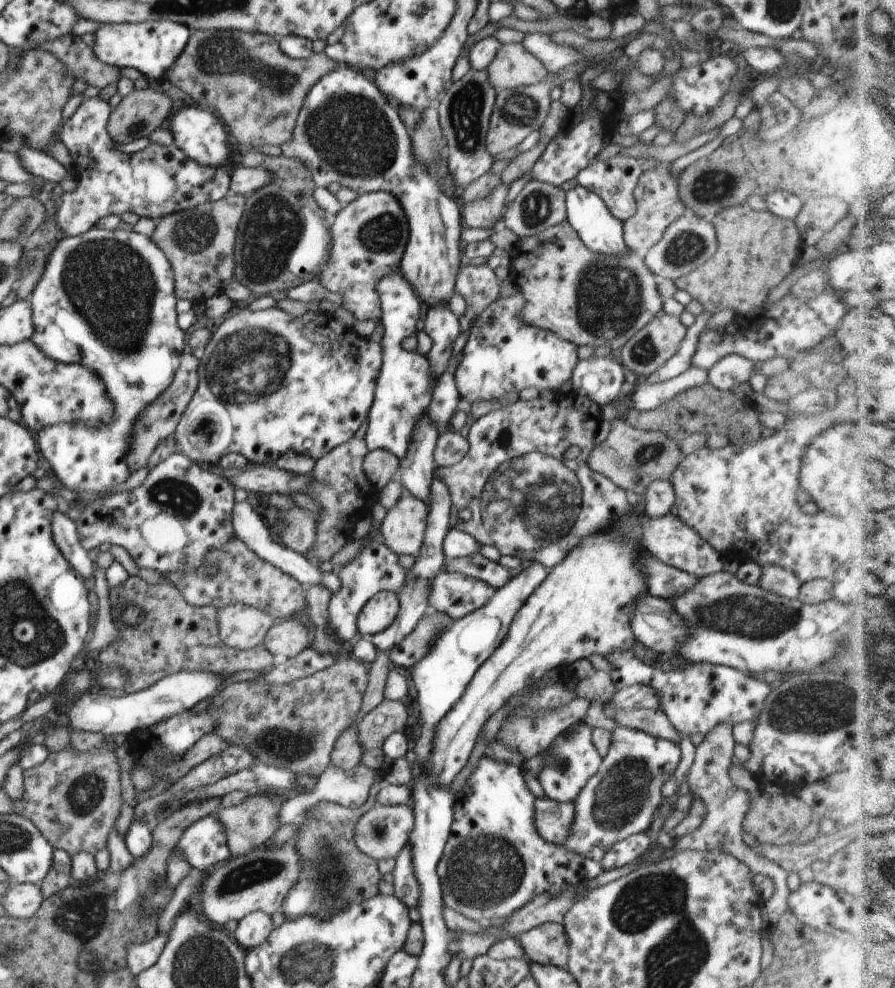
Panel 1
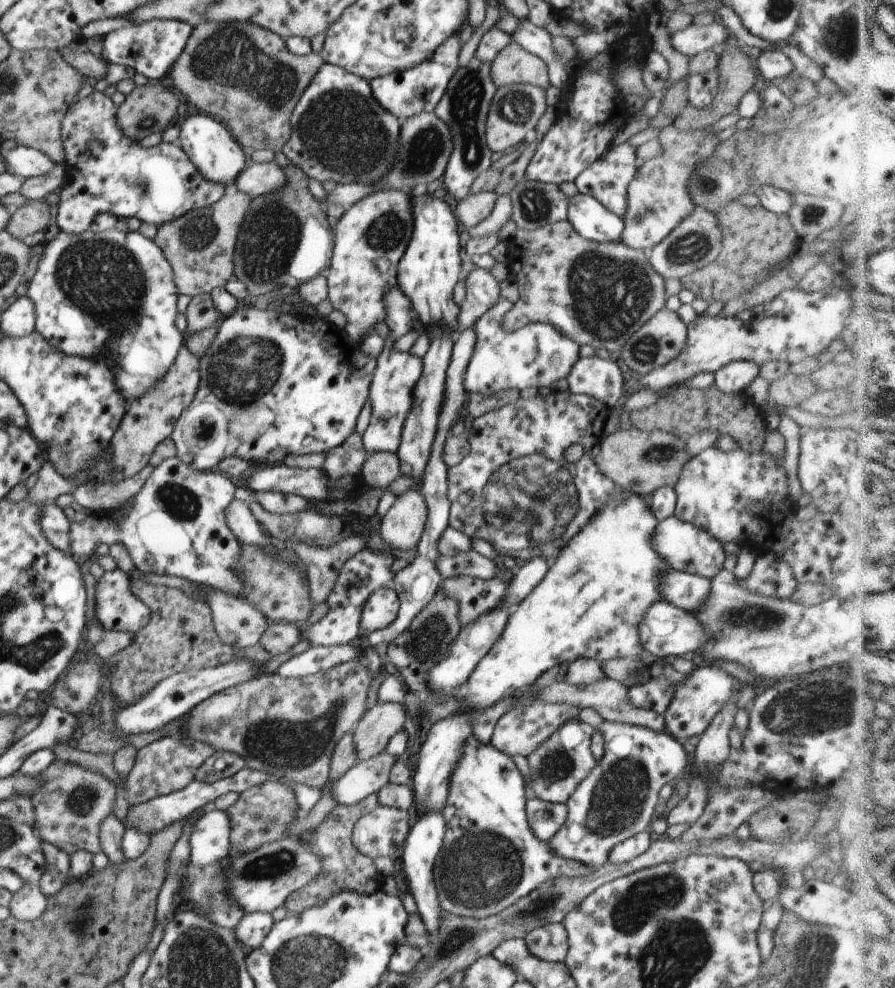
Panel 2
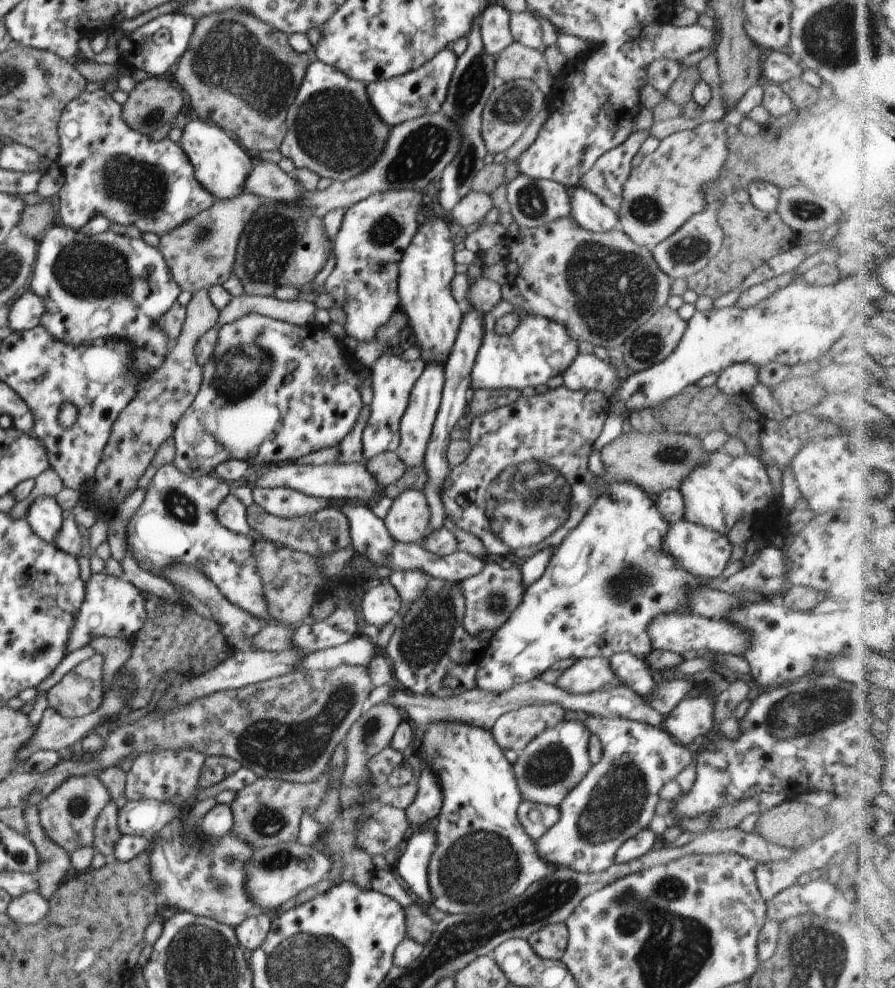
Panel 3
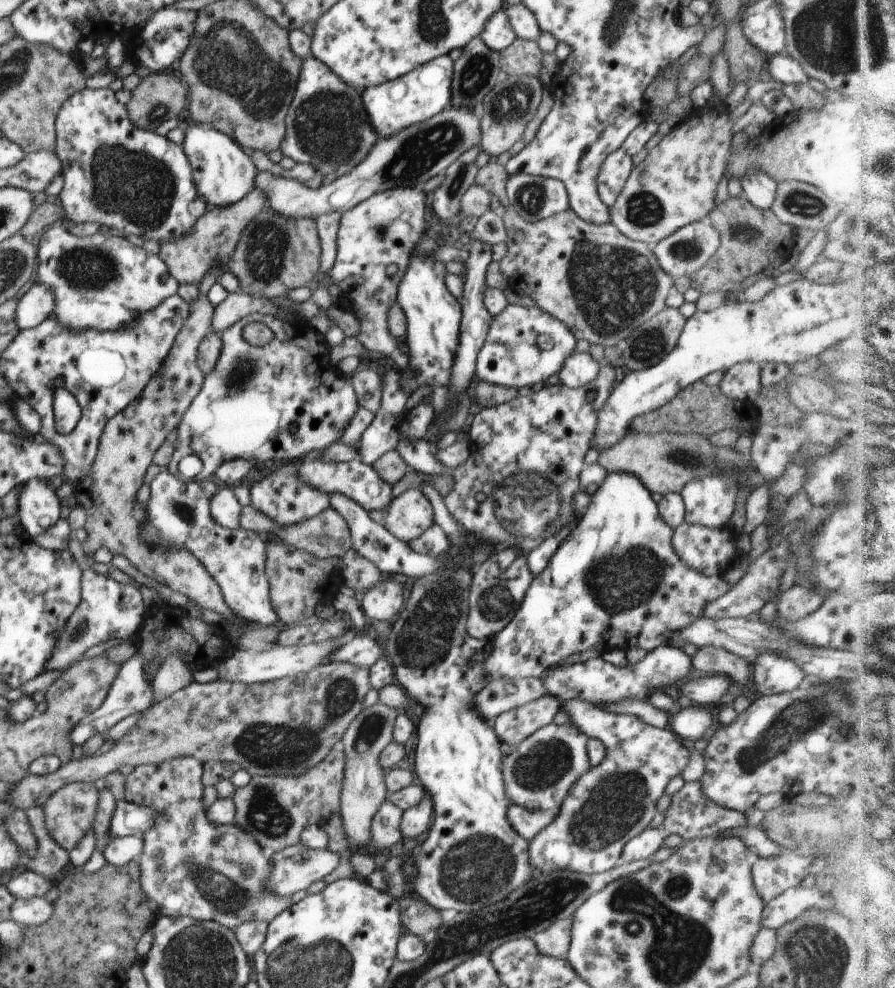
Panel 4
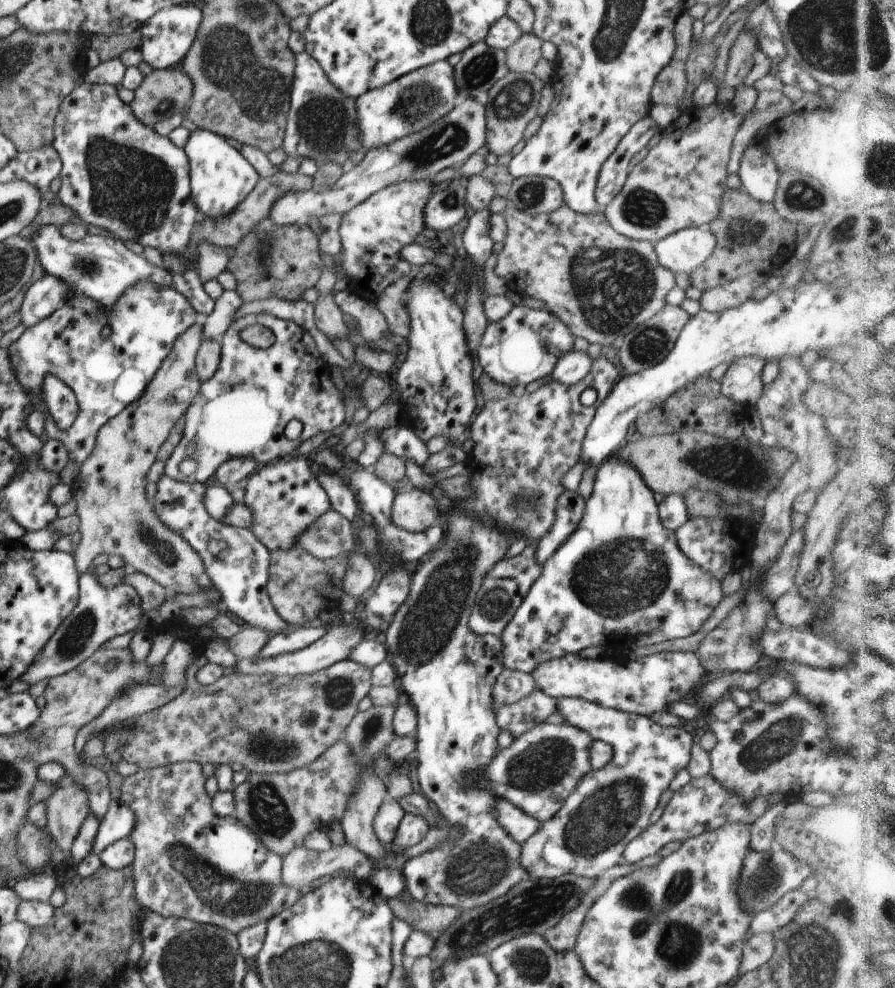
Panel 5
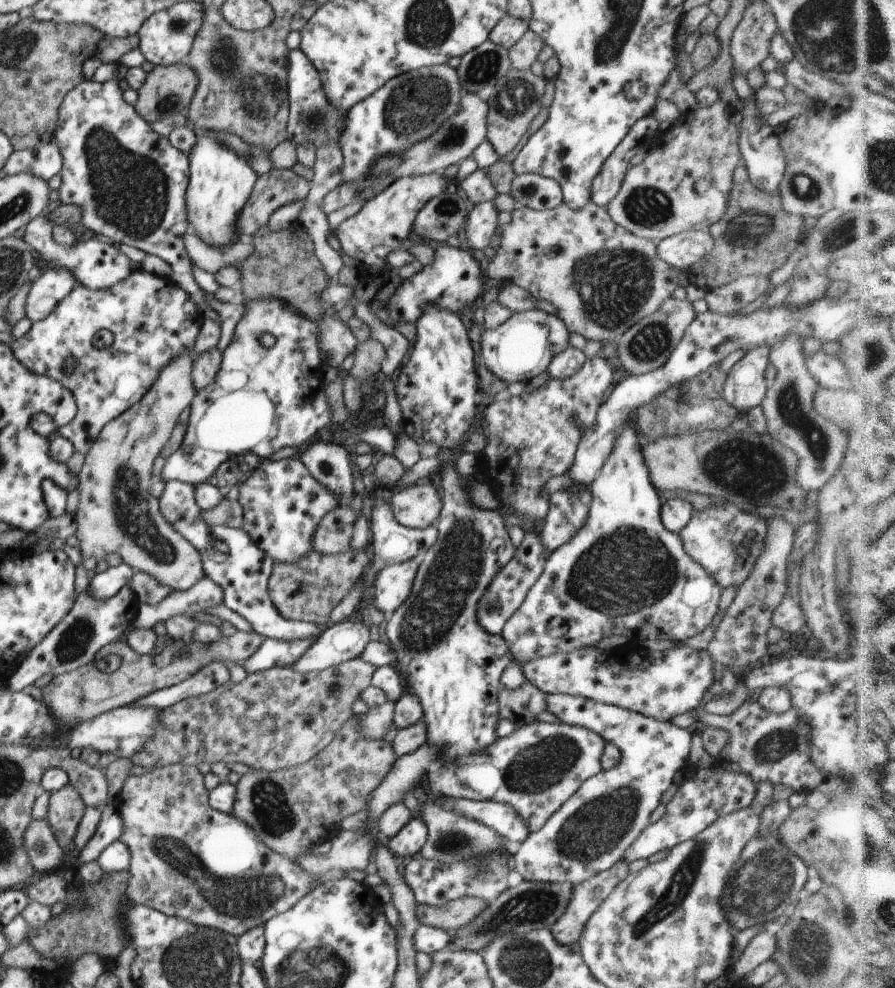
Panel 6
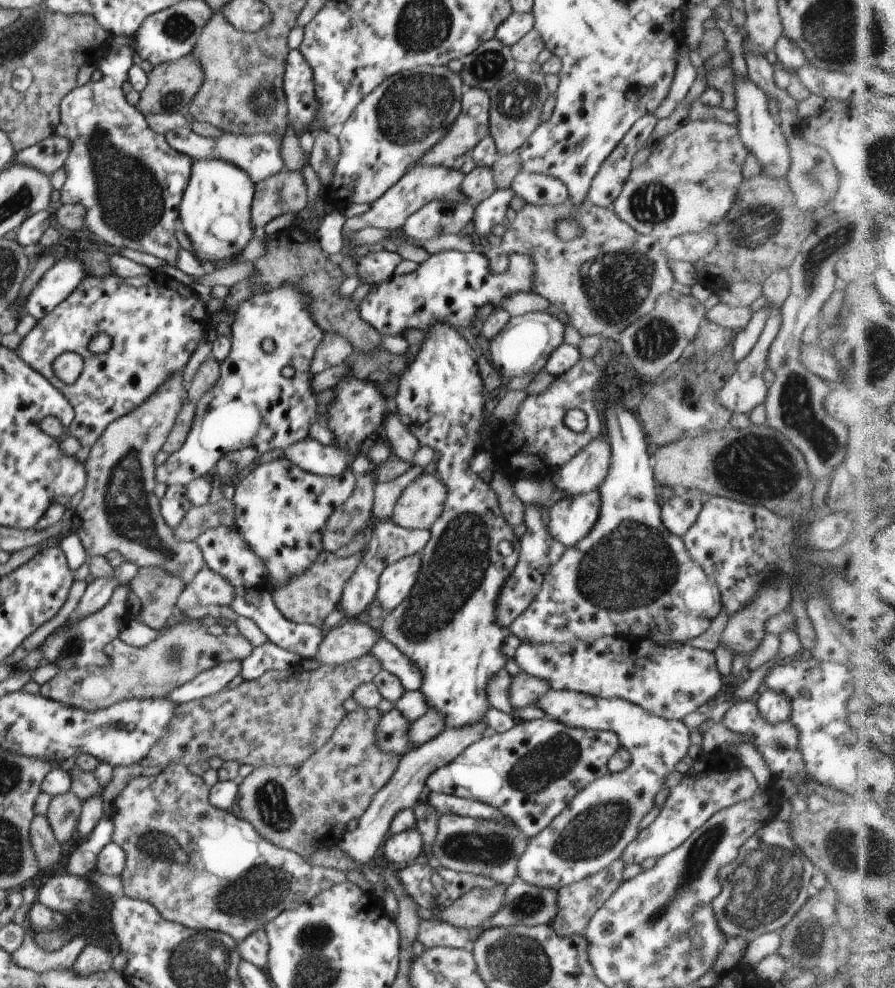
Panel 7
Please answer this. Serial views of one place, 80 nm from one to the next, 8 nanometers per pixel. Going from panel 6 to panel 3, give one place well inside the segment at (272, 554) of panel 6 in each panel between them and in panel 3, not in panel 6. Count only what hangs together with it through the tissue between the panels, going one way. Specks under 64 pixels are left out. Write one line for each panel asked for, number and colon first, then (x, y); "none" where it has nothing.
3: (284, 502)
4: (282, 496)
5: (285, 498)

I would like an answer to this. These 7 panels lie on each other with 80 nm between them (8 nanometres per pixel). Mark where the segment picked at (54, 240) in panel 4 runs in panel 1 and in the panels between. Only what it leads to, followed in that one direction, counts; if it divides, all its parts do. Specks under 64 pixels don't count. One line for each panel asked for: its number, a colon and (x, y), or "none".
1: (106, 299)
2: (109, 292)
3: (105, 286)

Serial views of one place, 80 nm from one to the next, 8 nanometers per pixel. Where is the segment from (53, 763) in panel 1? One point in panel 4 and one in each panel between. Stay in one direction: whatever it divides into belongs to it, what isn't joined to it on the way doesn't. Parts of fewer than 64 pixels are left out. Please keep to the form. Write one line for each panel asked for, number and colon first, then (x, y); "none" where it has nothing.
2: (71, 803)
3: (68, 814)
4: (69, 813)

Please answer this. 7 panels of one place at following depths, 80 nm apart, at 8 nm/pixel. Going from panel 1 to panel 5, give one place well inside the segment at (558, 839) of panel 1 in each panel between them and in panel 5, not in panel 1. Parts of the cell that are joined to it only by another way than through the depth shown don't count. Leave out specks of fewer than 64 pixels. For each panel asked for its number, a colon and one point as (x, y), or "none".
2: (544, 818)
3: (536, 819)
4: (527, 823)
5: (520, 826)

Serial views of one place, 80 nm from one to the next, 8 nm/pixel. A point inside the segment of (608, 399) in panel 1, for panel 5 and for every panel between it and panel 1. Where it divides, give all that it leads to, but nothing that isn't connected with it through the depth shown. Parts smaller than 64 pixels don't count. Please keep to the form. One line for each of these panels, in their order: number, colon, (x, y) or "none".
2: (601, 378)
3: (588, 372)
4: (578, 369)
5: (573, 366)

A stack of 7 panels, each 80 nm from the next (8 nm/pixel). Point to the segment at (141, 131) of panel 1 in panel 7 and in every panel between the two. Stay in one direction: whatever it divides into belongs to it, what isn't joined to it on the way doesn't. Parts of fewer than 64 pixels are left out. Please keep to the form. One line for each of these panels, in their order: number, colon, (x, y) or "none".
2: (149, 108)
3: (153, 102)
4: (160, 96)
5: (164, 92)
6: (168, 90)
7: (171, 87)

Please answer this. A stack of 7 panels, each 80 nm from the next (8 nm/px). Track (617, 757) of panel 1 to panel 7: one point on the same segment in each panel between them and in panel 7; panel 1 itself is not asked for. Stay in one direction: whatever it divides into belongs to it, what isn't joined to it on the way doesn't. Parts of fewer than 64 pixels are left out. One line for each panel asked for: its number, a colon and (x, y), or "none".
2: (616, 800)
3: (617, 799)
4: (607, 806)
5: (610, 807)
6: (590, 832)
7: (593, 830)

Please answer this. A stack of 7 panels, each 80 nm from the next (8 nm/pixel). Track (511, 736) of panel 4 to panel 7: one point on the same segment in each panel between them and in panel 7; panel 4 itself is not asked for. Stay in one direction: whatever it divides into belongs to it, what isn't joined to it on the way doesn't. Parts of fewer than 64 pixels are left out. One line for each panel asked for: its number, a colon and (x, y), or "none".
5: (533, 709)
6: (520, 705)
7: (525, 689)

